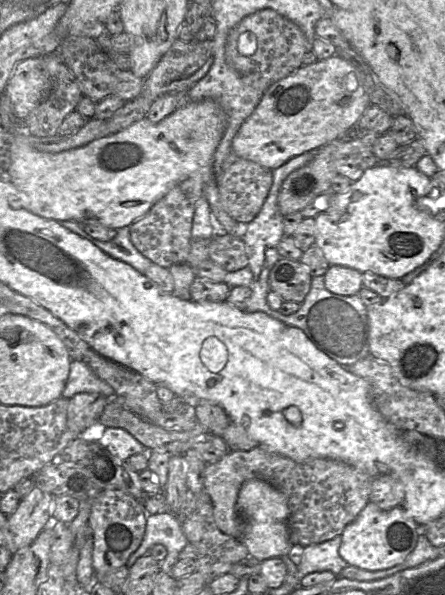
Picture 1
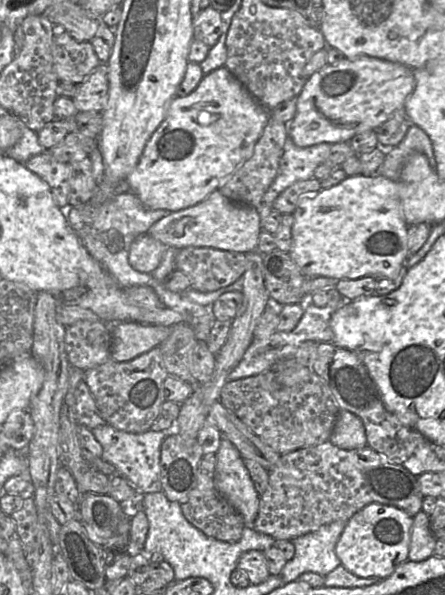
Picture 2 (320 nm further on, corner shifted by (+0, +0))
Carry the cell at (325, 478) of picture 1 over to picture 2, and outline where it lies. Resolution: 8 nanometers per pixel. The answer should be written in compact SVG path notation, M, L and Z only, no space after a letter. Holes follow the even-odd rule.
M327 440L315 446L281 455L278 463L267 471L268 487L259 497L259 510L252 528L277 541L292 540L334 521L347 522L353 514L372 502L395 506L413 517L421 510L424 497L415 475L403 466L392 463L368 445L359 449L345 450Z

